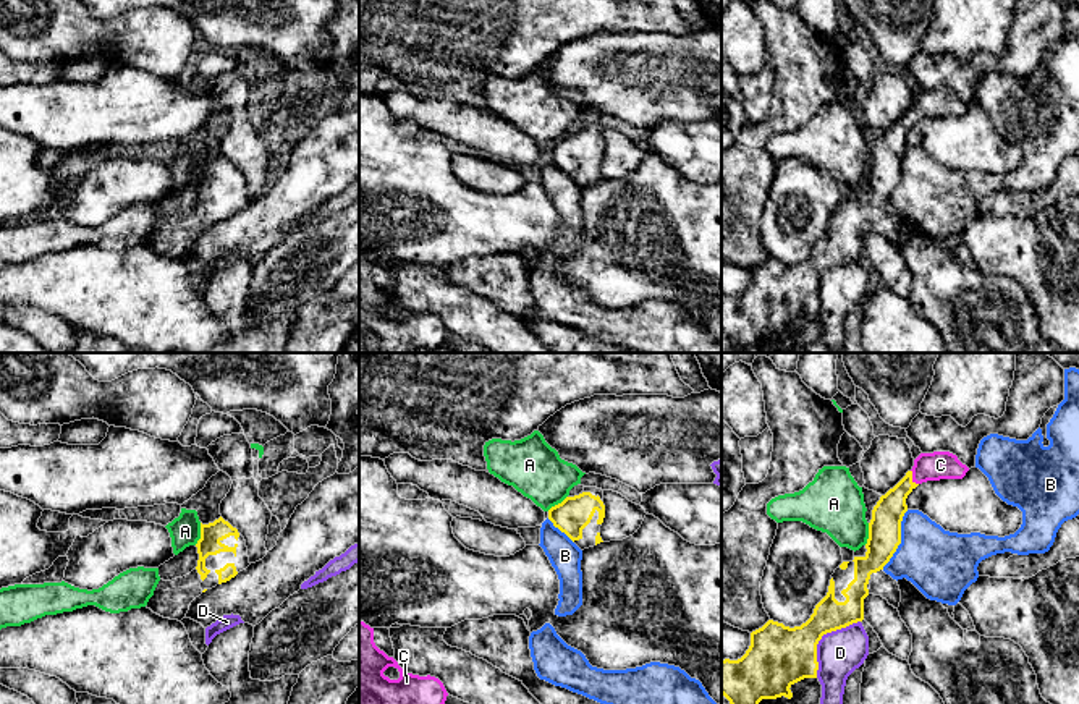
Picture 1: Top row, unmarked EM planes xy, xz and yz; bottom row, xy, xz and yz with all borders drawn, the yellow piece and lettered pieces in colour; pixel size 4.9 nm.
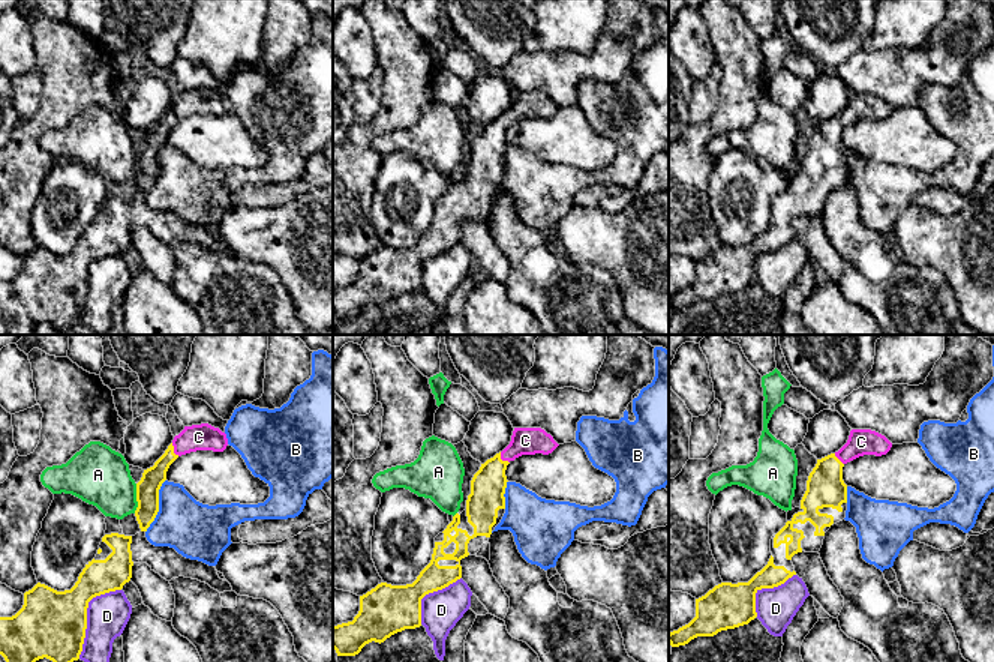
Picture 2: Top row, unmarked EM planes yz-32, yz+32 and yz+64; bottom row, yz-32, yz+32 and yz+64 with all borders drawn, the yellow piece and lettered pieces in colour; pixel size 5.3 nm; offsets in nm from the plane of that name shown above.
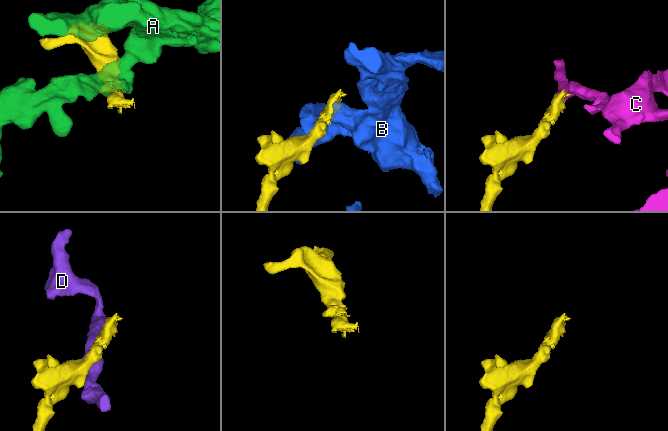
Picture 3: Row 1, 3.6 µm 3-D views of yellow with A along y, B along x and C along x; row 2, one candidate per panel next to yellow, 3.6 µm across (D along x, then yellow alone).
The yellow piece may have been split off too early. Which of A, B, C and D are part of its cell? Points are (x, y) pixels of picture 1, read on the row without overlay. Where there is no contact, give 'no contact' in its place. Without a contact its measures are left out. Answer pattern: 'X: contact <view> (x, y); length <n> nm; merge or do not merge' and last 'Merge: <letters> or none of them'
A: contact xy (201, 172); length 120 nm; do not merge
B: contact yz (900, 177); length 320 nm; do not merge
C: contact yz (911, 115); length 90 nm; merge
D: contact yz (820, 275); length 360 nm; do not merge
Merge: C

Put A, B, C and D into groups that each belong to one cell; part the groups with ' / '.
A / B / C / D

